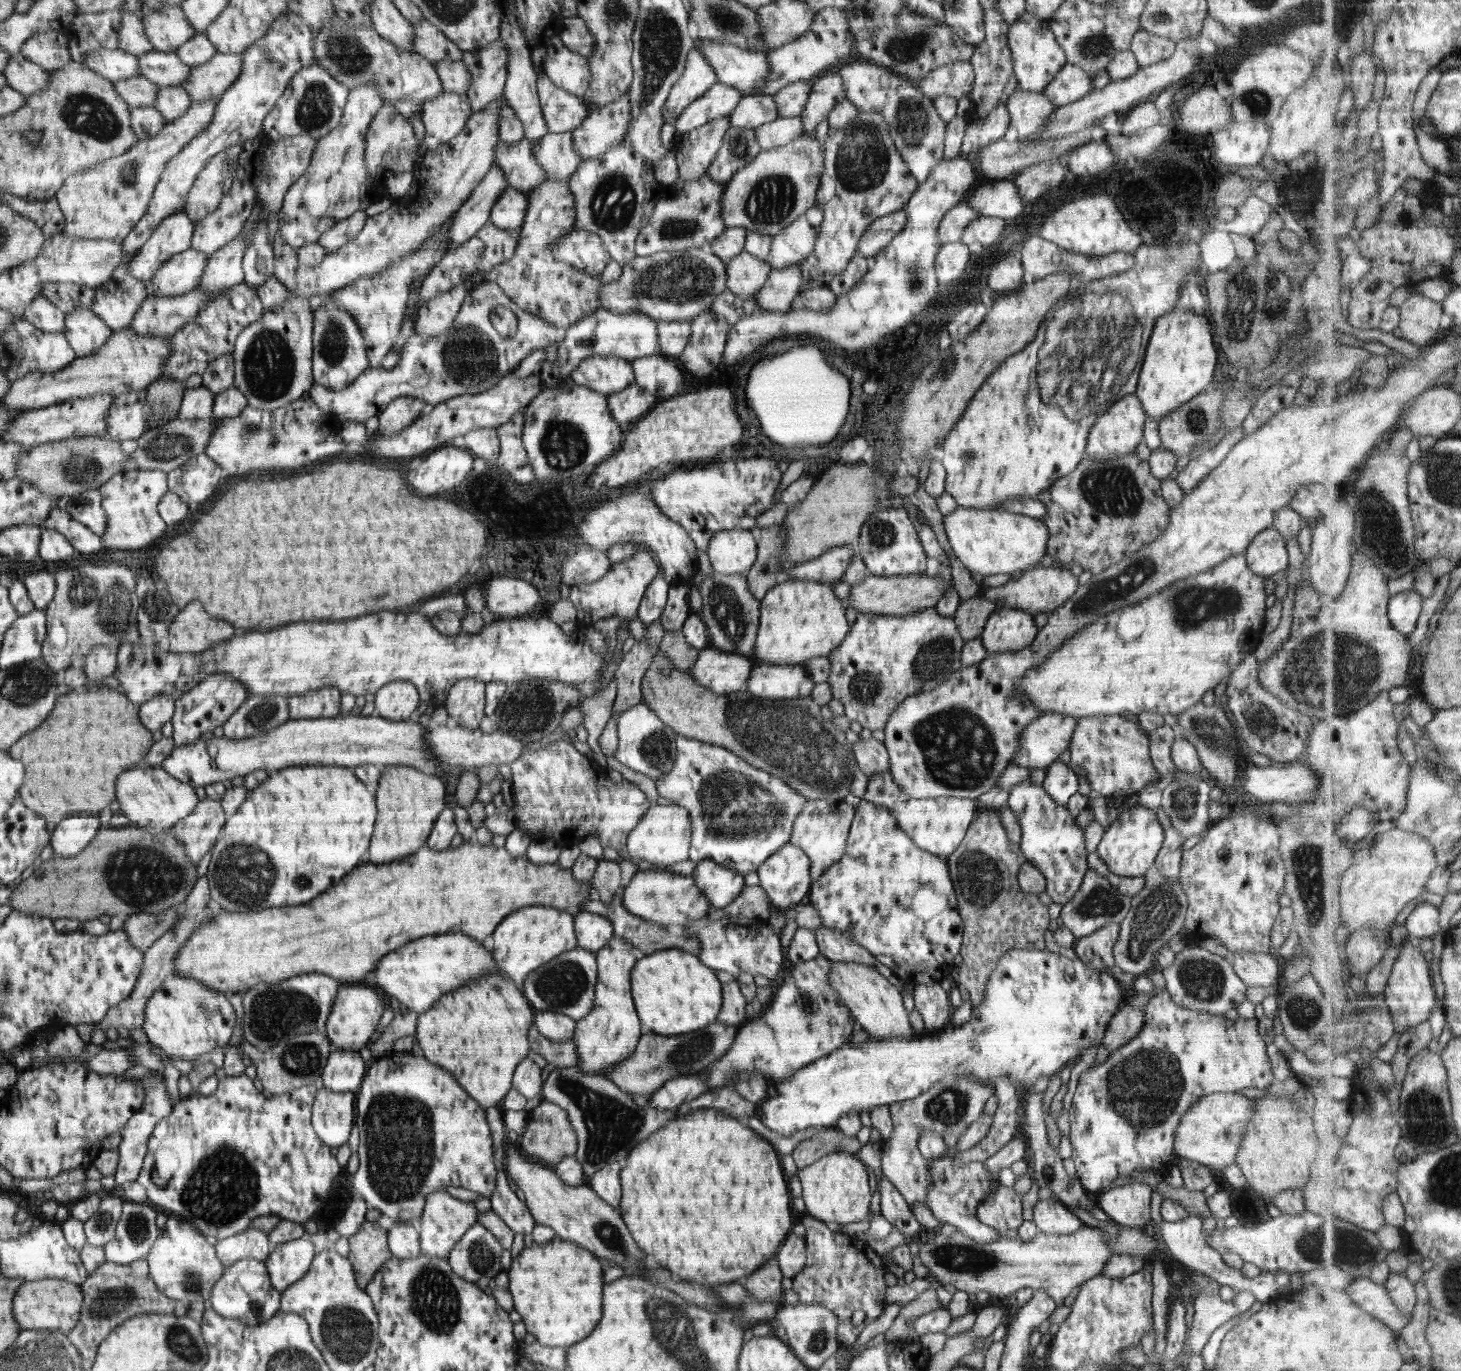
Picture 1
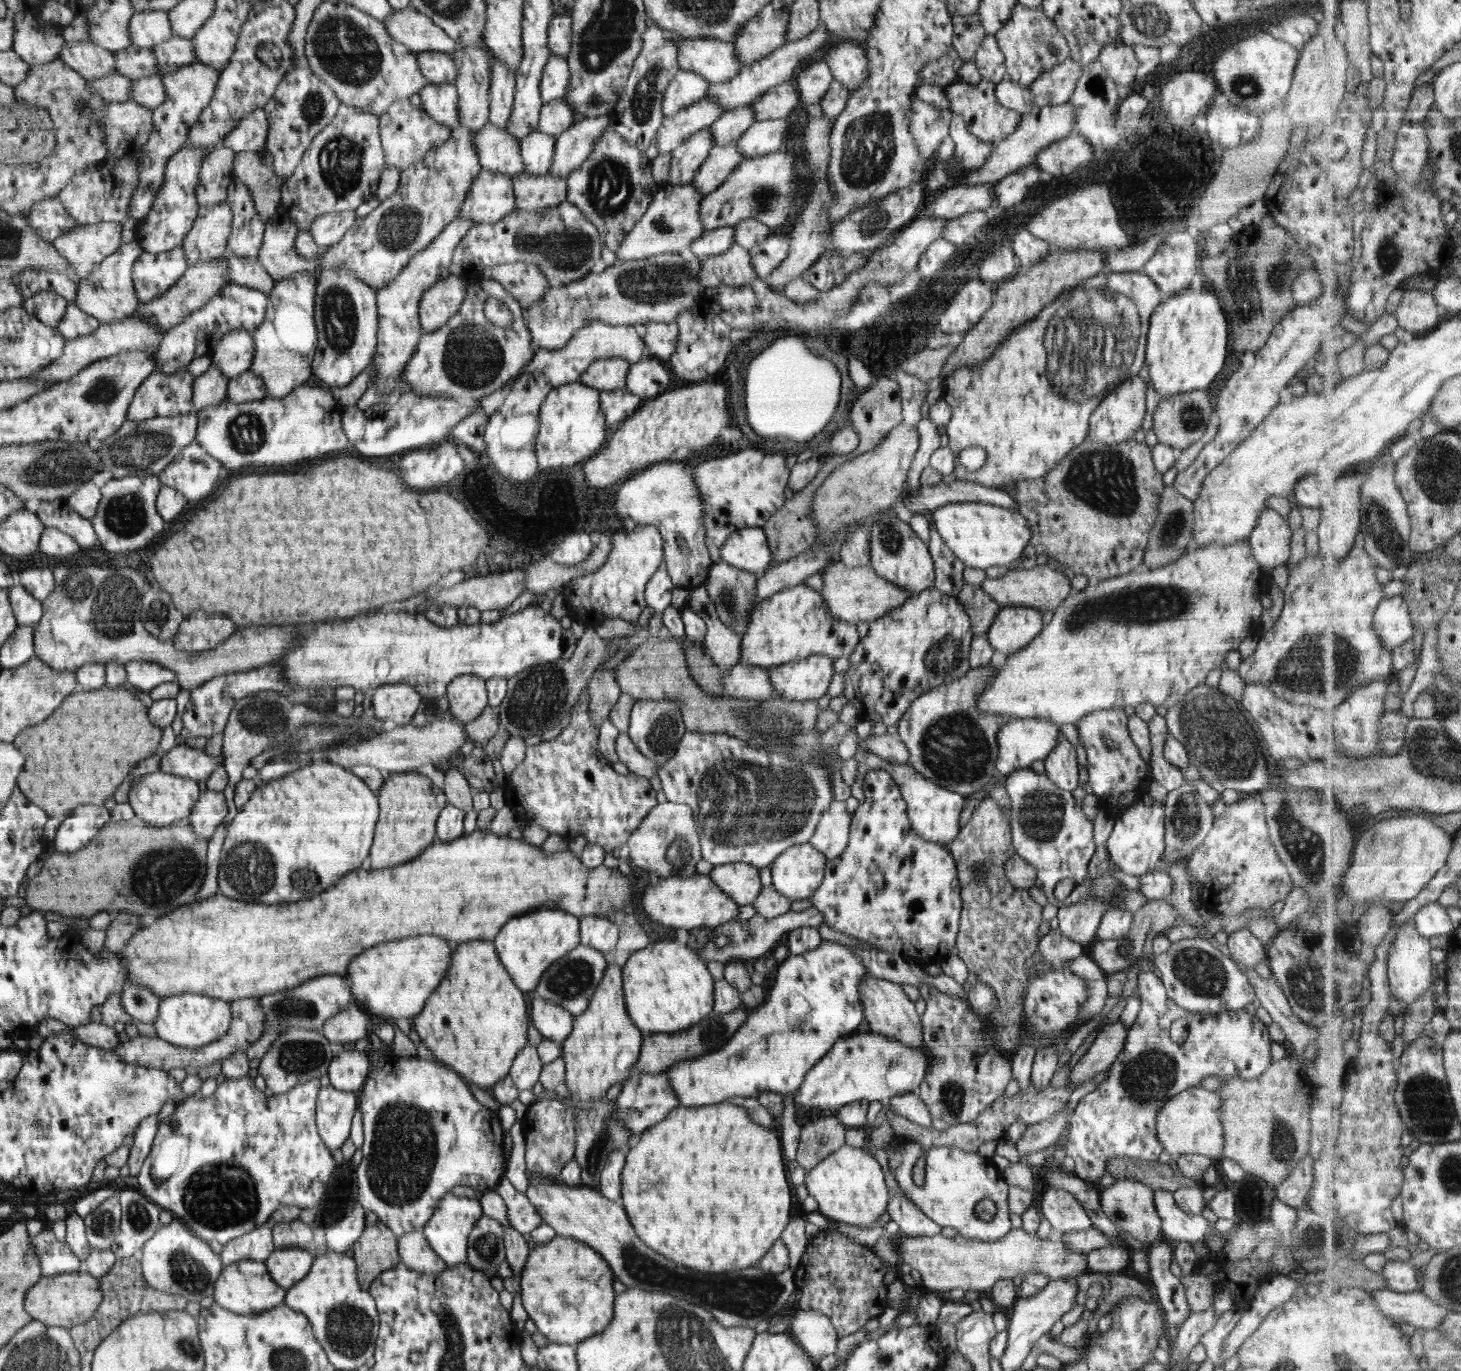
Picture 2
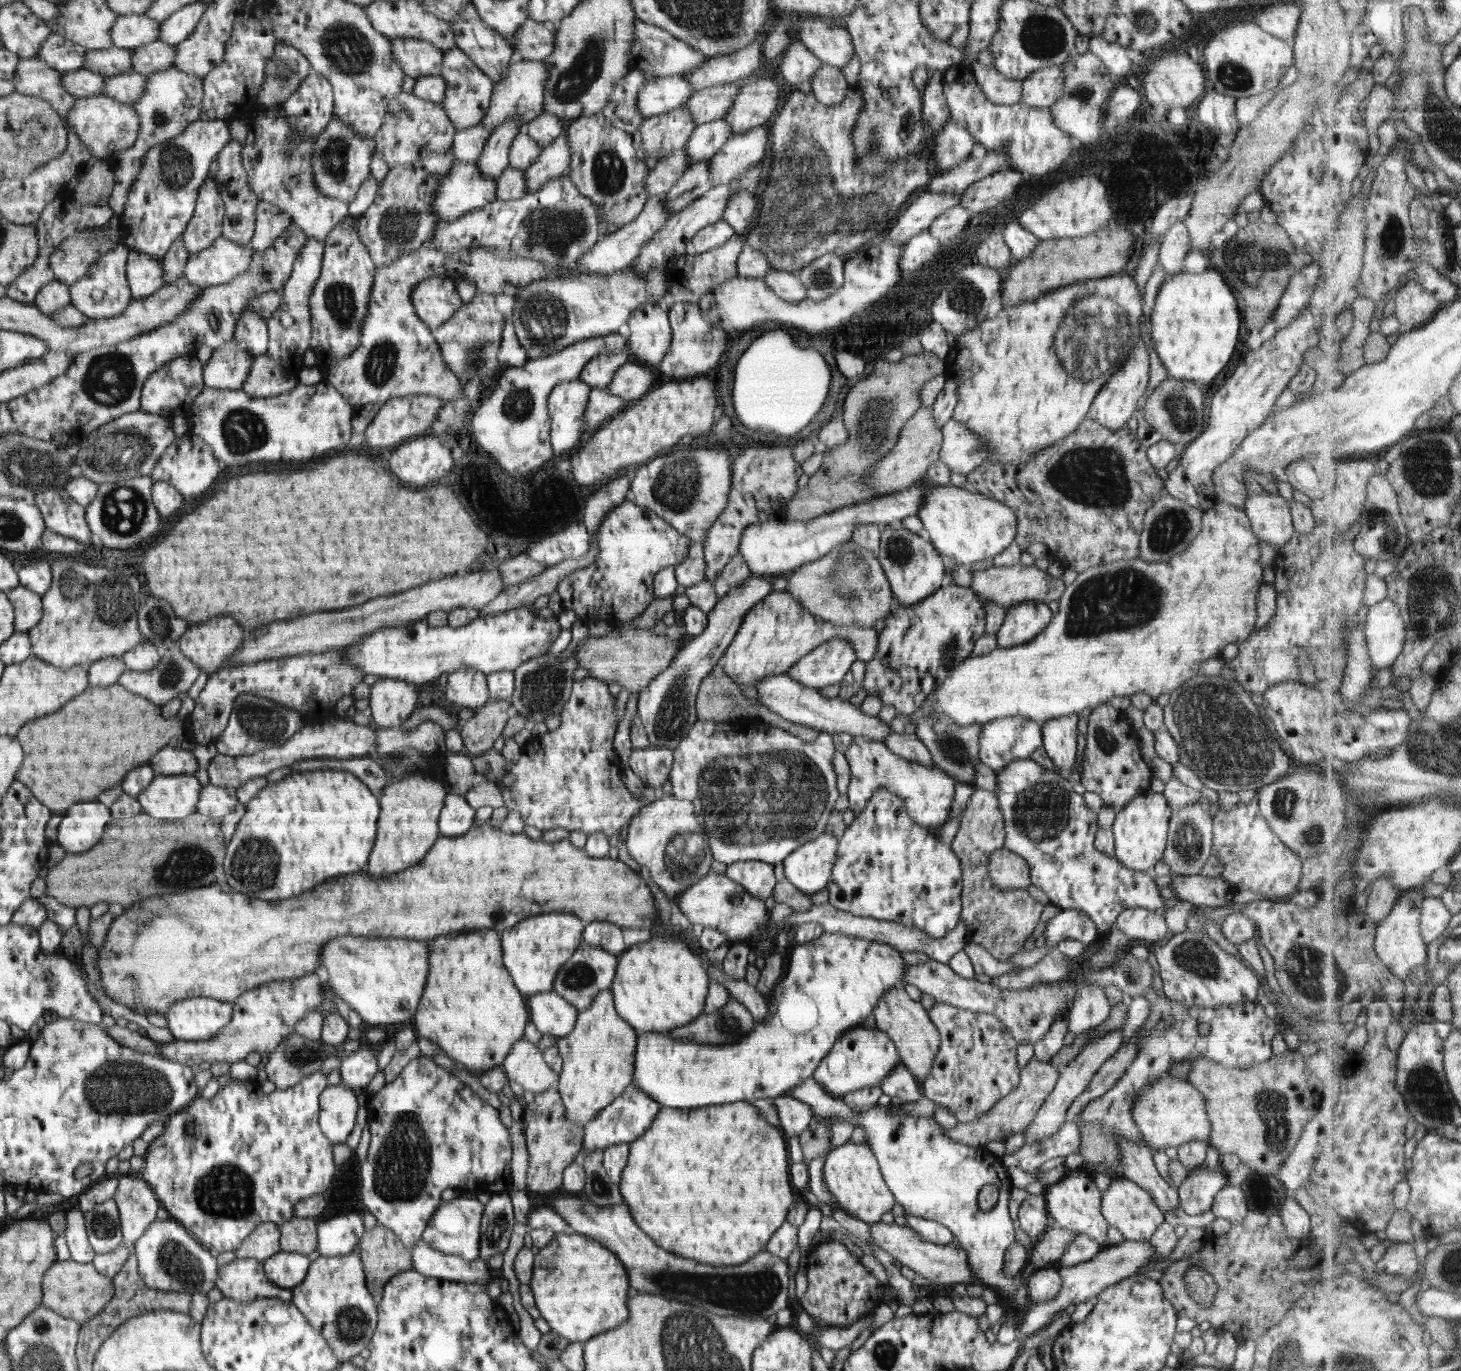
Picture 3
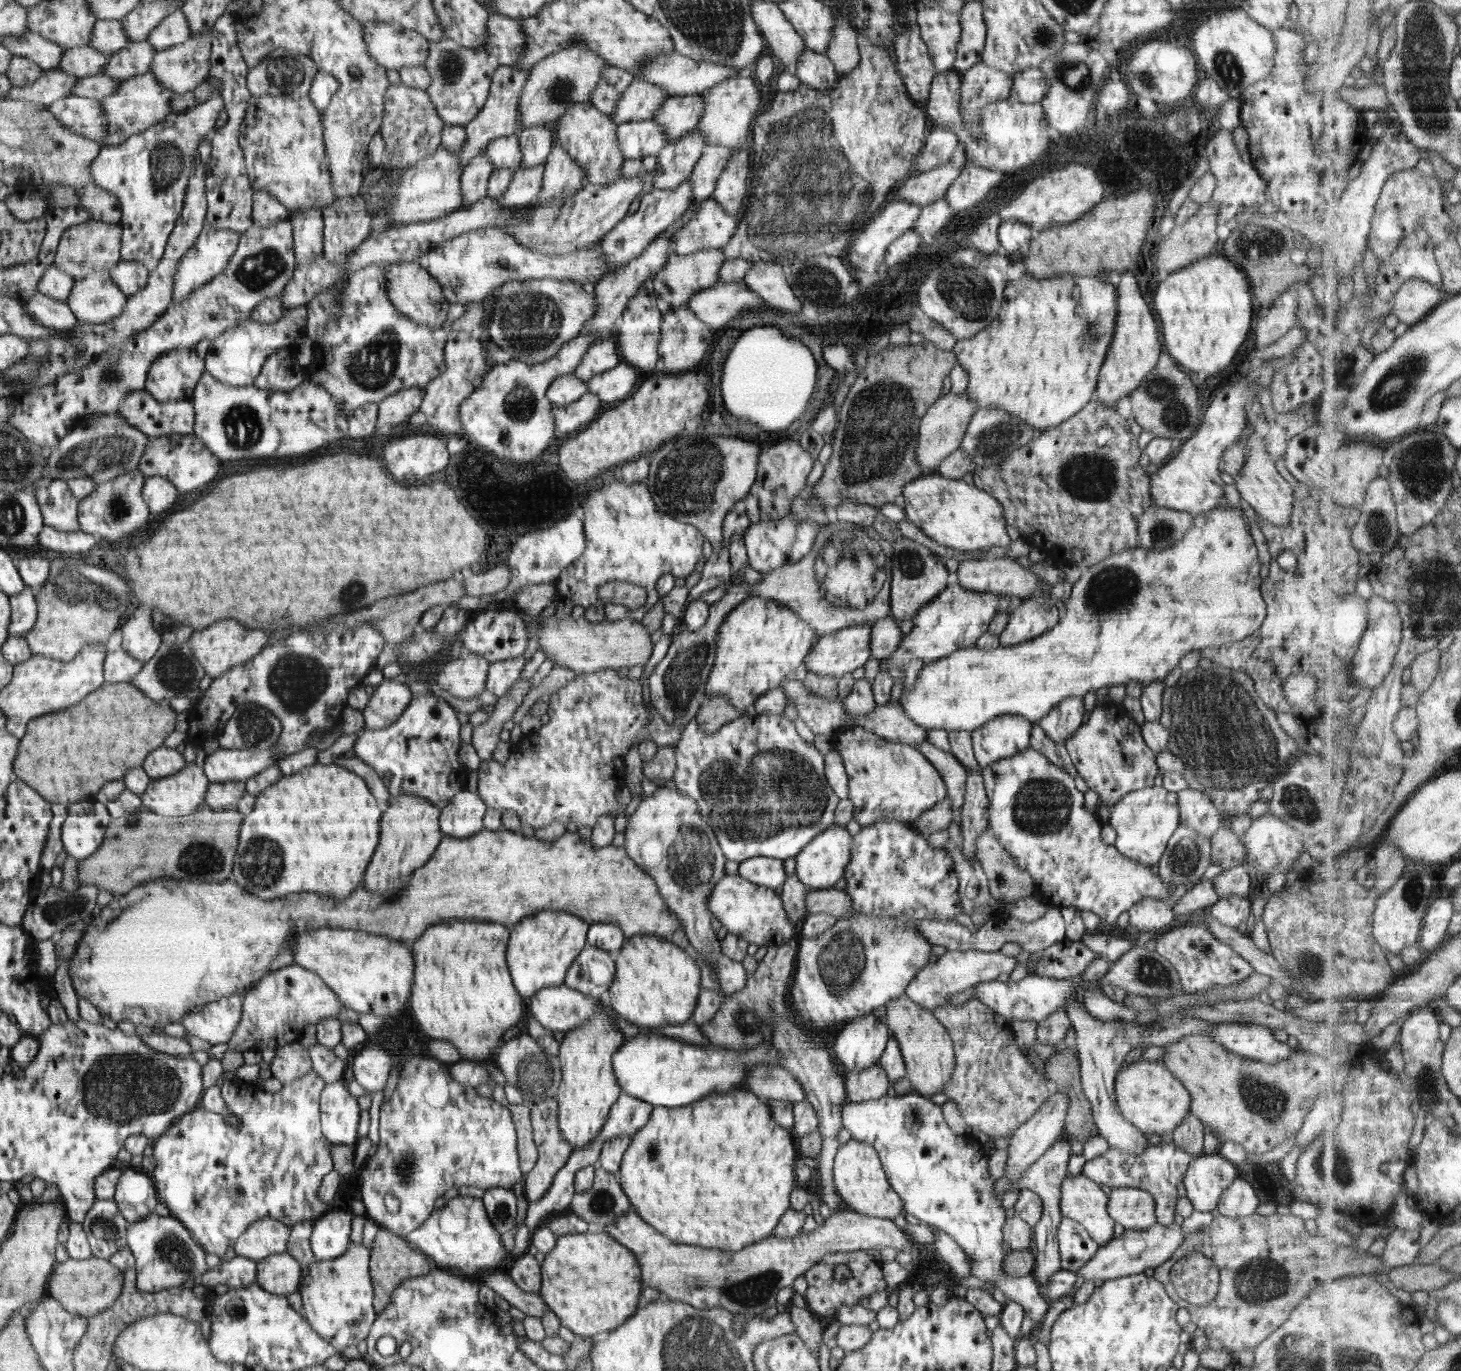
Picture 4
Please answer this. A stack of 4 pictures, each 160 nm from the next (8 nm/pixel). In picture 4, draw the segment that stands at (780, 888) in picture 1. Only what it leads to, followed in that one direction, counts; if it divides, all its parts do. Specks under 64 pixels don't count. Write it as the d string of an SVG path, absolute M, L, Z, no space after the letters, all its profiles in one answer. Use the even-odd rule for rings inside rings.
M832 824L817 834L796 856L795 874L800 882L810 890L834 887L843 877L845 866L850 862L851 838L853 836L844 826Z

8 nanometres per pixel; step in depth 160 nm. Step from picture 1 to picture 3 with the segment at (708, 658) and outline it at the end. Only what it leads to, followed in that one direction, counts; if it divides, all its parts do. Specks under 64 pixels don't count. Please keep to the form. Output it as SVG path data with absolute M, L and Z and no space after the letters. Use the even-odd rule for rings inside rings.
M787 673L784 675L767 676L766 678L756 683L756 690L758 691L758 699L760 703L766 705L772 712L778 714L782 718L789 720L790 722L802 724L806 727L813 727L819 730L820 733L828 734L840 734L840 732L848 732L852 736L862 735L869 739L882 741L886 735L892 733L889 726L886 723L880 723L880 719L877 716L868 716L863 713L862 707L854 707L850 705L848 700L842 700L840 697L828 698L822 696L815 688L806 688L803 684L796 682Z

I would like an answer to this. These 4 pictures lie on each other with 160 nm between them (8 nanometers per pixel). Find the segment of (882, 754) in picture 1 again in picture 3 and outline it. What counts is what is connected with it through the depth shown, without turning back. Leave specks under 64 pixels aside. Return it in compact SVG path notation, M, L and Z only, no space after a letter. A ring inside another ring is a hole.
M892 732L885 736L883 743L904 760L914 761L927 767L935 766L929 748L926 748L915 734Z

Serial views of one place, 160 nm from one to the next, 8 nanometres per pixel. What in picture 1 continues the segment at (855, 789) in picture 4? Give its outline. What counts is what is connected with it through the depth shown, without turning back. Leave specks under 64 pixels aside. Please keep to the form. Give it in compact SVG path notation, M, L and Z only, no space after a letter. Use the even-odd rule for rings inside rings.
M886 770L884 773L872 775L868 778L868 786L864 800L876 802L878 806L886 806L895 819L897 825L914 841L914 844L931 852L940 858L949 857L964 840L968 827L978 815L980 805L977 800L970 798L958 798L939 796L938 798L914 798L908 796L892 781L892 773Z

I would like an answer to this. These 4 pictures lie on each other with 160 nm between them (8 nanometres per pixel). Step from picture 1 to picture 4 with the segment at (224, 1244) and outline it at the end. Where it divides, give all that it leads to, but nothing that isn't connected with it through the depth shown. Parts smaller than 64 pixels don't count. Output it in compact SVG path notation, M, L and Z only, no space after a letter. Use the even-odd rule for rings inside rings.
M260 1219L252 1223L235 1244L236 1255L248 1257L260 1263L271 1255L285 1253L291 1229L282 1221Z

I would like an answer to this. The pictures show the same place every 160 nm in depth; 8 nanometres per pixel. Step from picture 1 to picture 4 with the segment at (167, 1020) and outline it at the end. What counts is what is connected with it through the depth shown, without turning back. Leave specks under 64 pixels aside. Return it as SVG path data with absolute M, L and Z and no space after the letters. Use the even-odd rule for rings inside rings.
M230 995L214 1003L194 1008L182 1019L188 1035L218 1045L233 1039L244 1014L245 995Z

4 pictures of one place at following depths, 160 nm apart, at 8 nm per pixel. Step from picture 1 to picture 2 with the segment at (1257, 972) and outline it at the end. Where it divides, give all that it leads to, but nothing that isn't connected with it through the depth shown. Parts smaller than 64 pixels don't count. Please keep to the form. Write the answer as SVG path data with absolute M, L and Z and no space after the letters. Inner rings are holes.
M1241 927L1238 931L1230 933L1227 946L1231 958L1245 968L1255 969L1258 962L1267 960L1266 947L1252 935L1248 927Z

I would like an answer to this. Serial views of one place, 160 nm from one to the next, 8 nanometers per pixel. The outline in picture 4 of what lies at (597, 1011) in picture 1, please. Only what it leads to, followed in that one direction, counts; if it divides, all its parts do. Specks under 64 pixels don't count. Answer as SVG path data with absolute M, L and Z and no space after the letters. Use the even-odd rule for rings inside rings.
M596 1012L592 1020L568 1031L559 1044L561 1082L555 1095L559 1102L558 1125L563 1138L574 1149L588 1144L606 1124L610 1108L621 1093L613 1067L613 1055L626 1042L619 1026L606 1012Z

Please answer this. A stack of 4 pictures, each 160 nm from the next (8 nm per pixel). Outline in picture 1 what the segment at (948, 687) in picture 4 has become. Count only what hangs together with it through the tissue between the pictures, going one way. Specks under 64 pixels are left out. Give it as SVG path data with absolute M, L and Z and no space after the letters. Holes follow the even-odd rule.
M1242 553L1230 556L1218 567L1178 582L1180 586L1174 583L1134 606L1115 610L1085 626L1060 649L1047 656L1042 664L1035 664L1023 673L1017 695L1026 697L1044 713L1058 713L1077 719L1094 715L1121 715L1123 711L1137 716L1142 711L1178 715L1200 702L1209 690L1214 690L1222 680L1227 679L1243 658L1252 654L1263 640L1267 610L1265 580L1250 571L1245 553Z

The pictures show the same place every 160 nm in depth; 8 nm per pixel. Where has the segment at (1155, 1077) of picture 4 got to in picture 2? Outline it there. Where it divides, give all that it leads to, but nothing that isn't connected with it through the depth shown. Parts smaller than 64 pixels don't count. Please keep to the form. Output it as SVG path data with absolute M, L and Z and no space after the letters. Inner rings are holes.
M1194 1086L1179 1092L1159 1108L1154 1124L1156 1138L1170 1155L1200 1154L1219 1162L1223 1156L1224 1128L1220 1122L1222 1097L1216 1091Z

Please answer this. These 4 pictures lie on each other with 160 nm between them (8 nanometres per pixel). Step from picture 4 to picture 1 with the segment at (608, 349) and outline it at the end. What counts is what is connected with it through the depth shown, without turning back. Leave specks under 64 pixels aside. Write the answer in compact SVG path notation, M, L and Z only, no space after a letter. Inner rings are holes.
M594 355L581 360L571 372L570 379L608 397L634 383L635 374L629 360L614 355Z

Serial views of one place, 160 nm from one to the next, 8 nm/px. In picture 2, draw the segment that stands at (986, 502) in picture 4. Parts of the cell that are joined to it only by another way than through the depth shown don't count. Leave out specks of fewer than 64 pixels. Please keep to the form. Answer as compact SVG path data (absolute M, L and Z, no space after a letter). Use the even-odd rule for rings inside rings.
M951 503L932 513L934 530L938 530L942 542L965 566L986 570L1006 566L1020 559L1028 545L1032 532L1029 520L1014 509L1006 509L987 503Z

